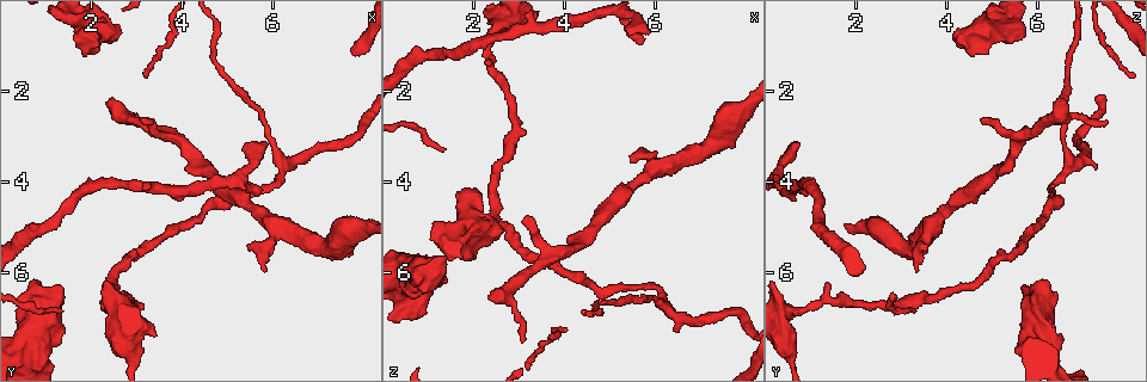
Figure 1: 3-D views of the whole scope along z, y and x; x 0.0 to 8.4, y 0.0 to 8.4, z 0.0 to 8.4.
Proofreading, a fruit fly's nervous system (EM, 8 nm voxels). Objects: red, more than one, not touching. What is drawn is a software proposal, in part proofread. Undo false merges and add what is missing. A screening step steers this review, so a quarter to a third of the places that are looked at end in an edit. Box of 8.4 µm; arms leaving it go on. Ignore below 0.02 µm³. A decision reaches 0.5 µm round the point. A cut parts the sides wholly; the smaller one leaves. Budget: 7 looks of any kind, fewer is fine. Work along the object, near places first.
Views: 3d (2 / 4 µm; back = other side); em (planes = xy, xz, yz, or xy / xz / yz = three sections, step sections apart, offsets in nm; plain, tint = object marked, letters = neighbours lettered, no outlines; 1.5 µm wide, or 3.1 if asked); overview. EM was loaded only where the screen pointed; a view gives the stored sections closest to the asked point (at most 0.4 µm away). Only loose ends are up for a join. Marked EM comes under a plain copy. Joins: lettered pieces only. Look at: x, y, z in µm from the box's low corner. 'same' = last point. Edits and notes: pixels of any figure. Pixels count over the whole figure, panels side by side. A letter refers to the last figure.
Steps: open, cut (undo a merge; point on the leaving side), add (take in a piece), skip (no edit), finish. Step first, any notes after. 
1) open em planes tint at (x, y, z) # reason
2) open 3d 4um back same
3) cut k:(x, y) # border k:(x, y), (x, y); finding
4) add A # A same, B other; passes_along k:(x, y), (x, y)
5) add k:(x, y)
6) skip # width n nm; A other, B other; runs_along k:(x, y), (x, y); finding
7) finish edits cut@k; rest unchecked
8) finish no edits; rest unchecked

open 3d 4um at (3.10, 2.65, 4.75) # an open end

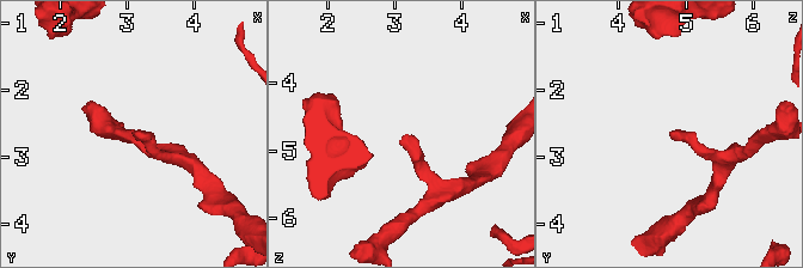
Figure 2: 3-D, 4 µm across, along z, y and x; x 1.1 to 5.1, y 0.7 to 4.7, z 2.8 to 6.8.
open em planes letters at (3.15, 2.65, 4.75)

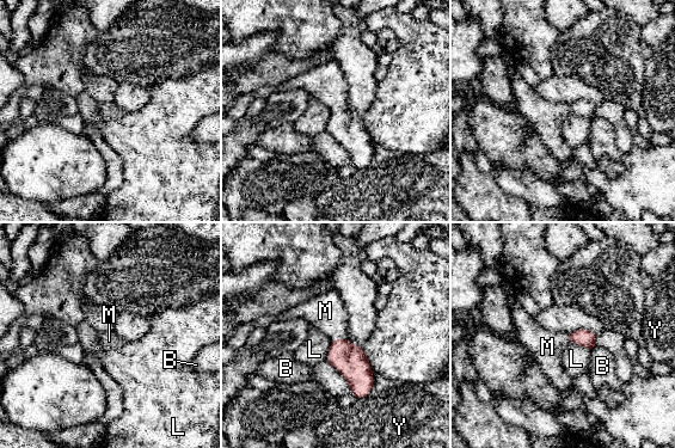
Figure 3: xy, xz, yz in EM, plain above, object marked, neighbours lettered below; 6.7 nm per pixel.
add M # B other, L other, M same, Y other; it goes on there

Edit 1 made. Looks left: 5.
open em yz step 4 letters at (5.80, 3.20, 0.70) # free end

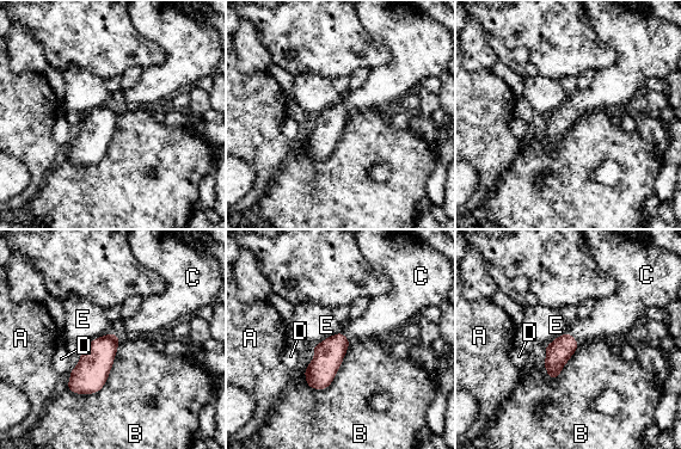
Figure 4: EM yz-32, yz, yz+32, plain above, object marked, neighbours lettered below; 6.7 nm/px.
add C # A other, B other, C same, D other, E other; it goes on there

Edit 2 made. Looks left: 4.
open overview

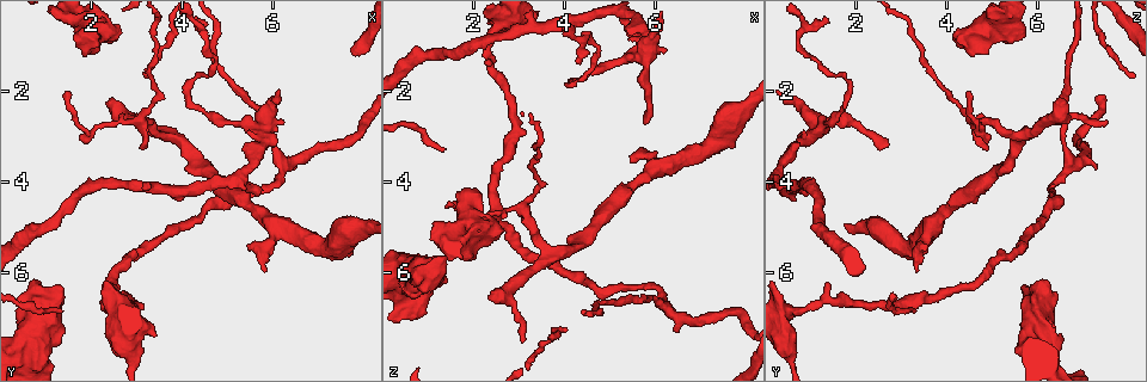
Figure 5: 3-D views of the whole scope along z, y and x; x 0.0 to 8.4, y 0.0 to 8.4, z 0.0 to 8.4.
open 3d 4um at (5.75, 3.20, 2.70) # thin end

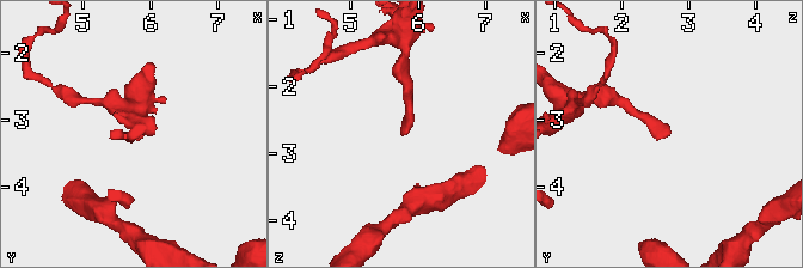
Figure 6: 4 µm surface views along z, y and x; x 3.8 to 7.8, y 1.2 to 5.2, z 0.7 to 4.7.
open em planes letters at (5.70, 3.20, 2.70)

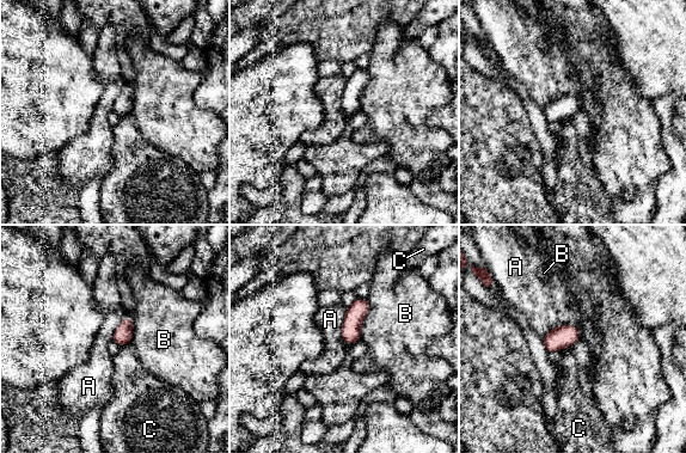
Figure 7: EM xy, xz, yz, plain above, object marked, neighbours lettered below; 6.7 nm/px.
skip # longest_contact B 260 nm; A other, B other, C other; border 7:(579, 329), (553, 326), (541, 340); none of them fits

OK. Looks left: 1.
finish edits add@3, add@4; rest unchecked

